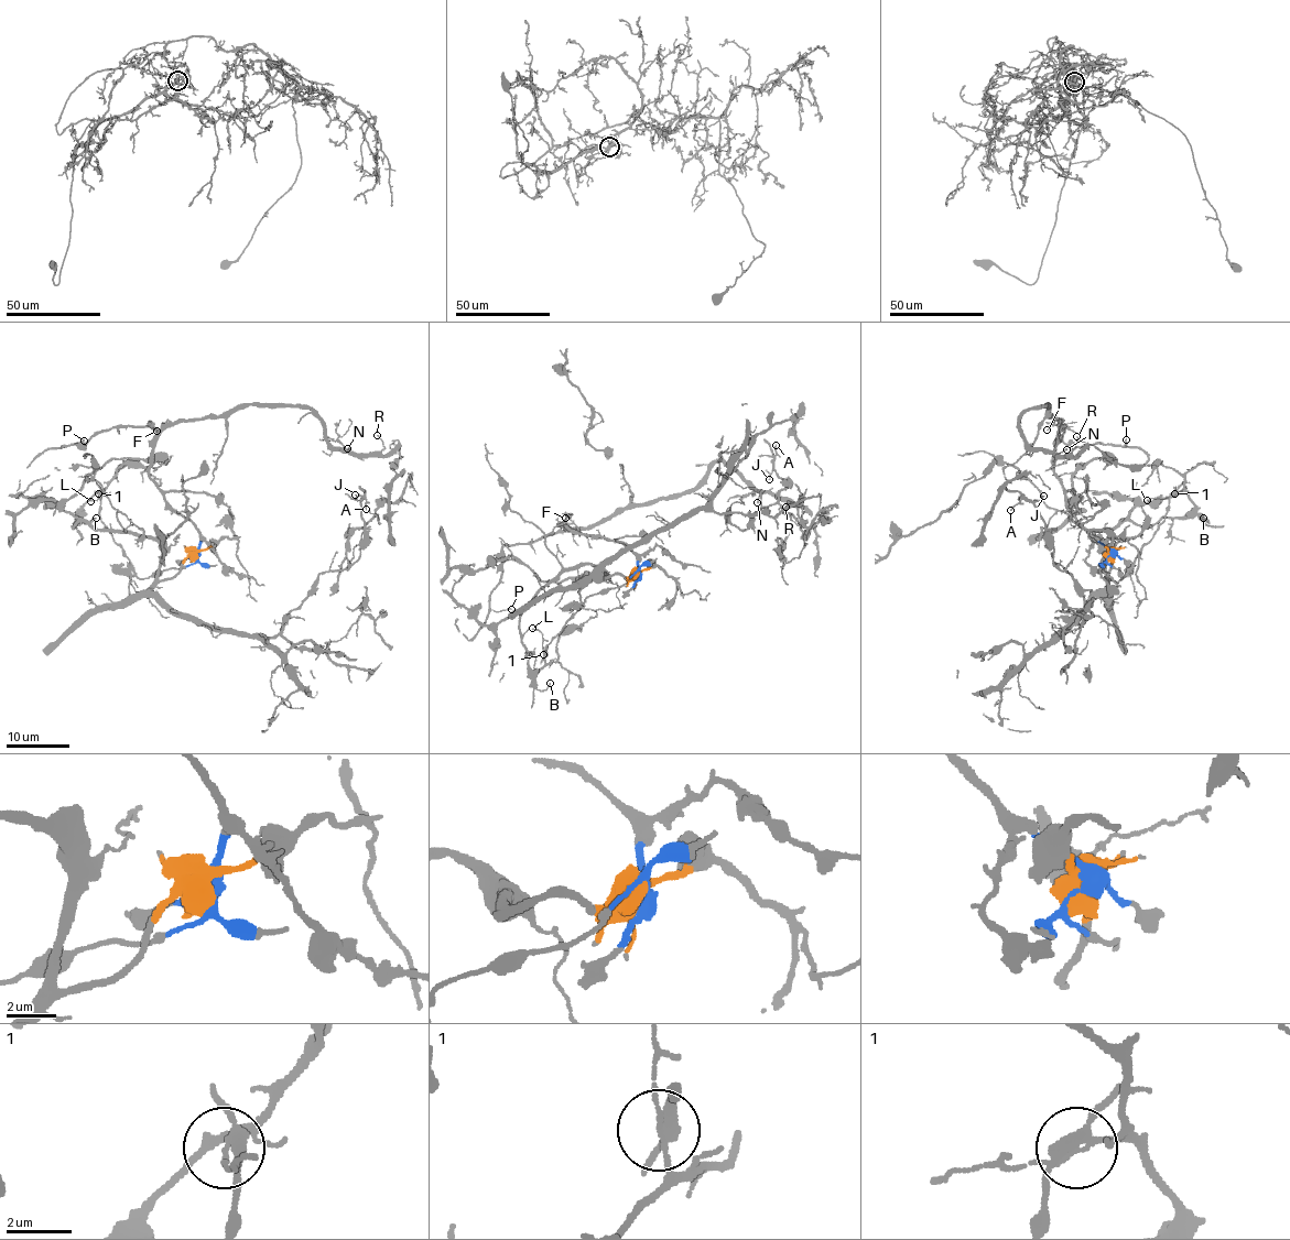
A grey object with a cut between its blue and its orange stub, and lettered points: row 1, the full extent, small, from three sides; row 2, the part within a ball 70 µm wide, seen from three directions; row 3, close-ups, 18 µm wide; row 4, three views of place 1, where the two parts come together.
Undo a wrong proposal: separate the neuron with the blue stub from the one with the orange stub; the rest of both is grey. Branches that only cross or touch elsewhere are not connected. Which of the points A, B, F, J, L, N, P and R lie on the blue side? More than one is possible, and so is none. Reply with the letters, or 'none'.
F, N, P, R

